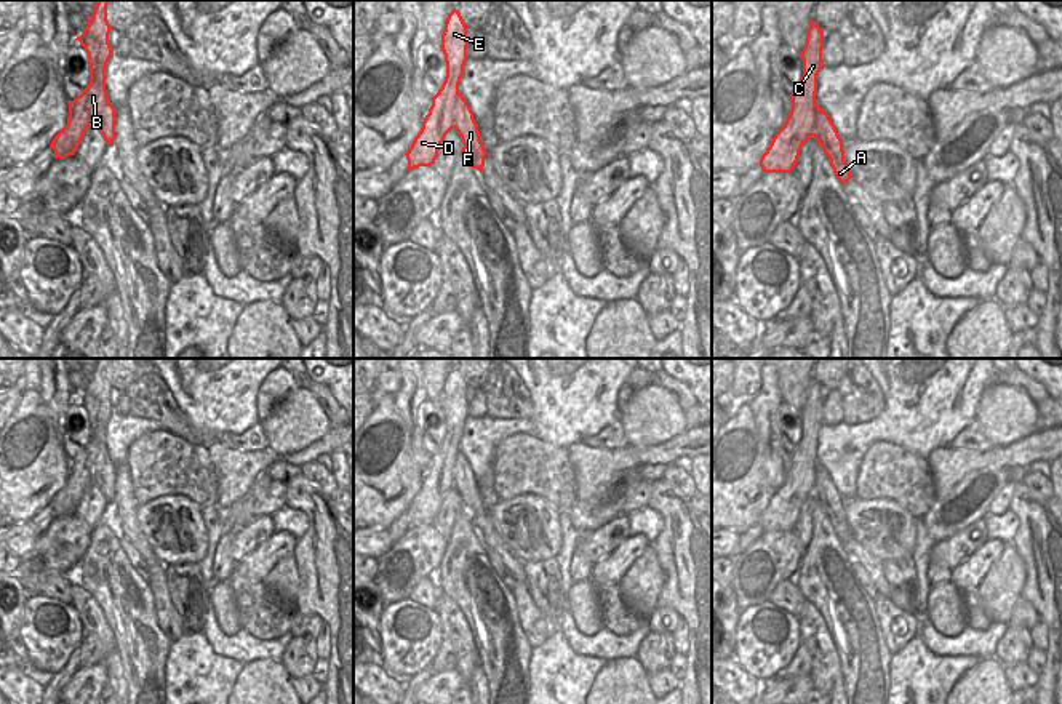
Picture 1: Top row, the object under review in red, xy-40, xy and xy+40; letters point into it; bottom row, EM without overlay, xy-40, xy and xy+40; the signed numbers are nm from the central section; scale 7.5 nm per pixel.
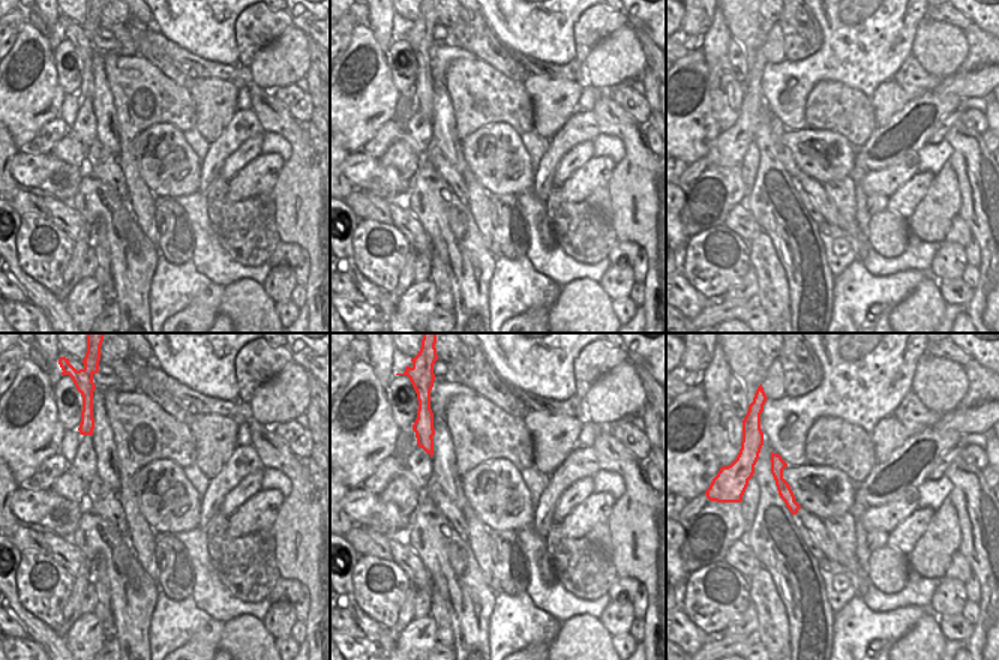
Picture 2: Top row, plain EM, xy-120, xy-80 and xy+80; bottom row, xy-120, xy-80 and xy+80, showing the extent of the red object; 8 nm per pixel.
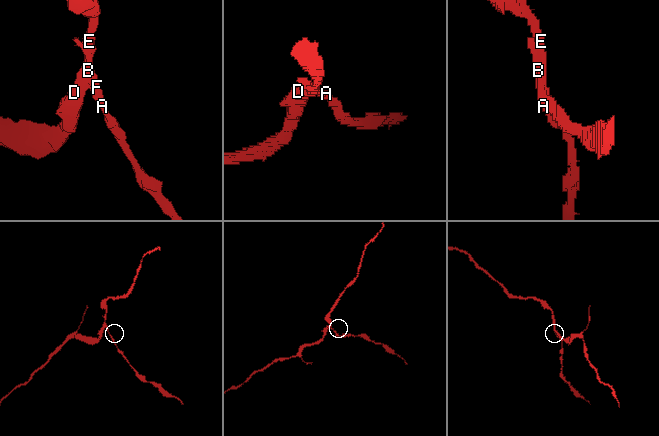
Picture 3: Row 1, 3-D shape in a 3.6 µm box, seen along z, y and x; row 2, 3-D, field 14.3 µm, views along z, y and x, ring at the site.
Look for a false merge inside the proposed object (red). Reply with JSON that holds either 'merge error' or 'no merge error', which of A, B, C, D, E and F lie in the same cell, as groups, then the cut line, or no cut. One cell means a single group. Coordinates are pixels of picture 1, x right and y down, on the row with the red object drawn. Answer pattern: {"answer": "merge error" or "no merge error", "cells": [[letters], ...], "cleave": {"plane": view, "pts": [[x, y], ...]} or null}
{"answer": "merge error", "cells": [["A", "F"], ["B", "C", "D", "E"]], "cleave": {"plane": "xy", "pts": [[466, 101], [466, 106], [455, 117], [453, 127]]}}

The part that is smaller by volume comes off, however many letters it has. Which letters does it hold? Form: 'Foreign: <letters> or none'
Foreign: A, F.

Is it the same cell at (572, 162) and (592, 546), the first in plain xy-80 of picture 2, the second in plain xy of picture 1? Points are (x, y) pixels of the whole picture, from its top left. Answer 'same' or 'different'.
same

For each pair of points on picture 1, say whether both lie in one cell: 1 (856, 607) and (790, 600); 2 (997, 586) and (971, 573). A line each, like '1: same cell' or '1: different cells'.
1: different cells
2: different cells

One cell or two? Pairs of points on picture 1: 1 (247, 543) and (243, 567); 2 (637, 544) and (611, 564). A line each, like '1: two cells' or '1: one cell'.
1: two cells
2: one cell

